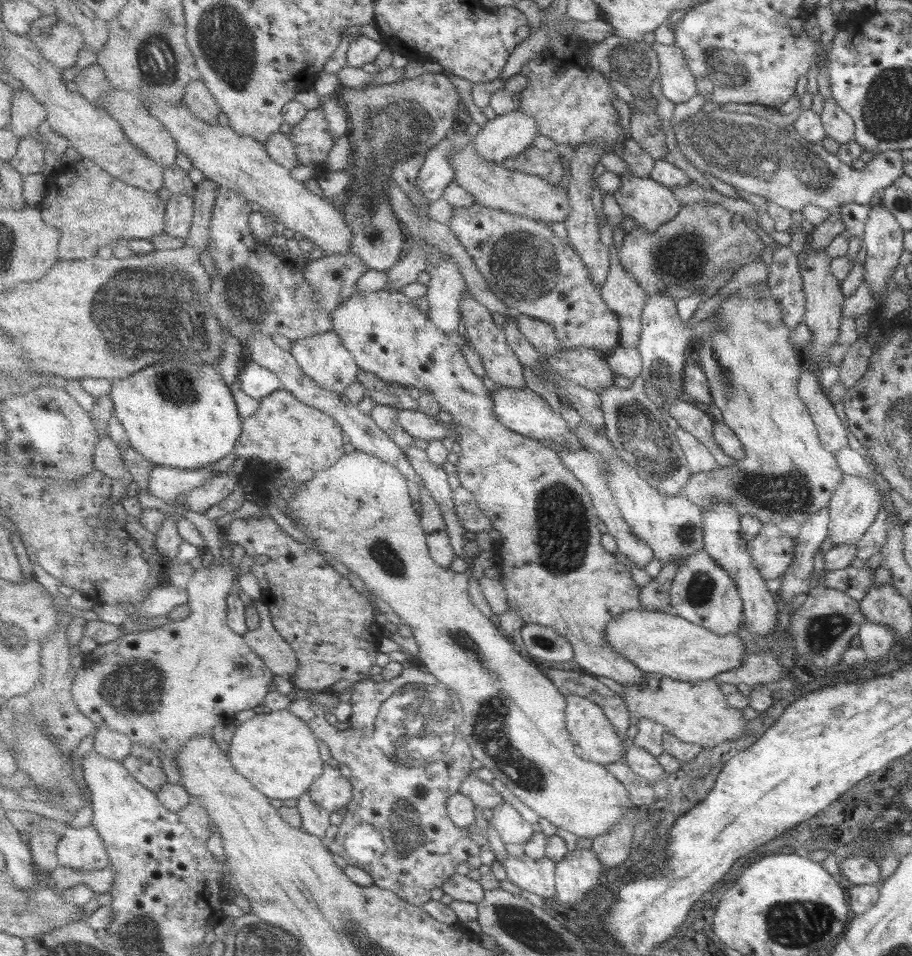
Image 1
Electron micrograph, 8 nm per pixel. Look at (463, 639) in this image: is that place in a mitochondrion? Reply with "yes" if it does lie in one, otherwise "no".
yes

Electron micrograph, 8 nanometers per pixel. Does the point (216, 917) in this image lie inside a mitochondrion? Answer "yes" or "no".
no

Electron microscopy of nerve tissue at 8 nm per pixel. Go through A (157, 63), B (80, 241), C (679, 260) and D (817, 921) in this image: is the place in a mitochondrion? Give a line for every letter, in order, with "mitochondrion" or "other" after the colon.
A: mitochondrion
B: other
C: mitochondrion
D: mitochondrion

